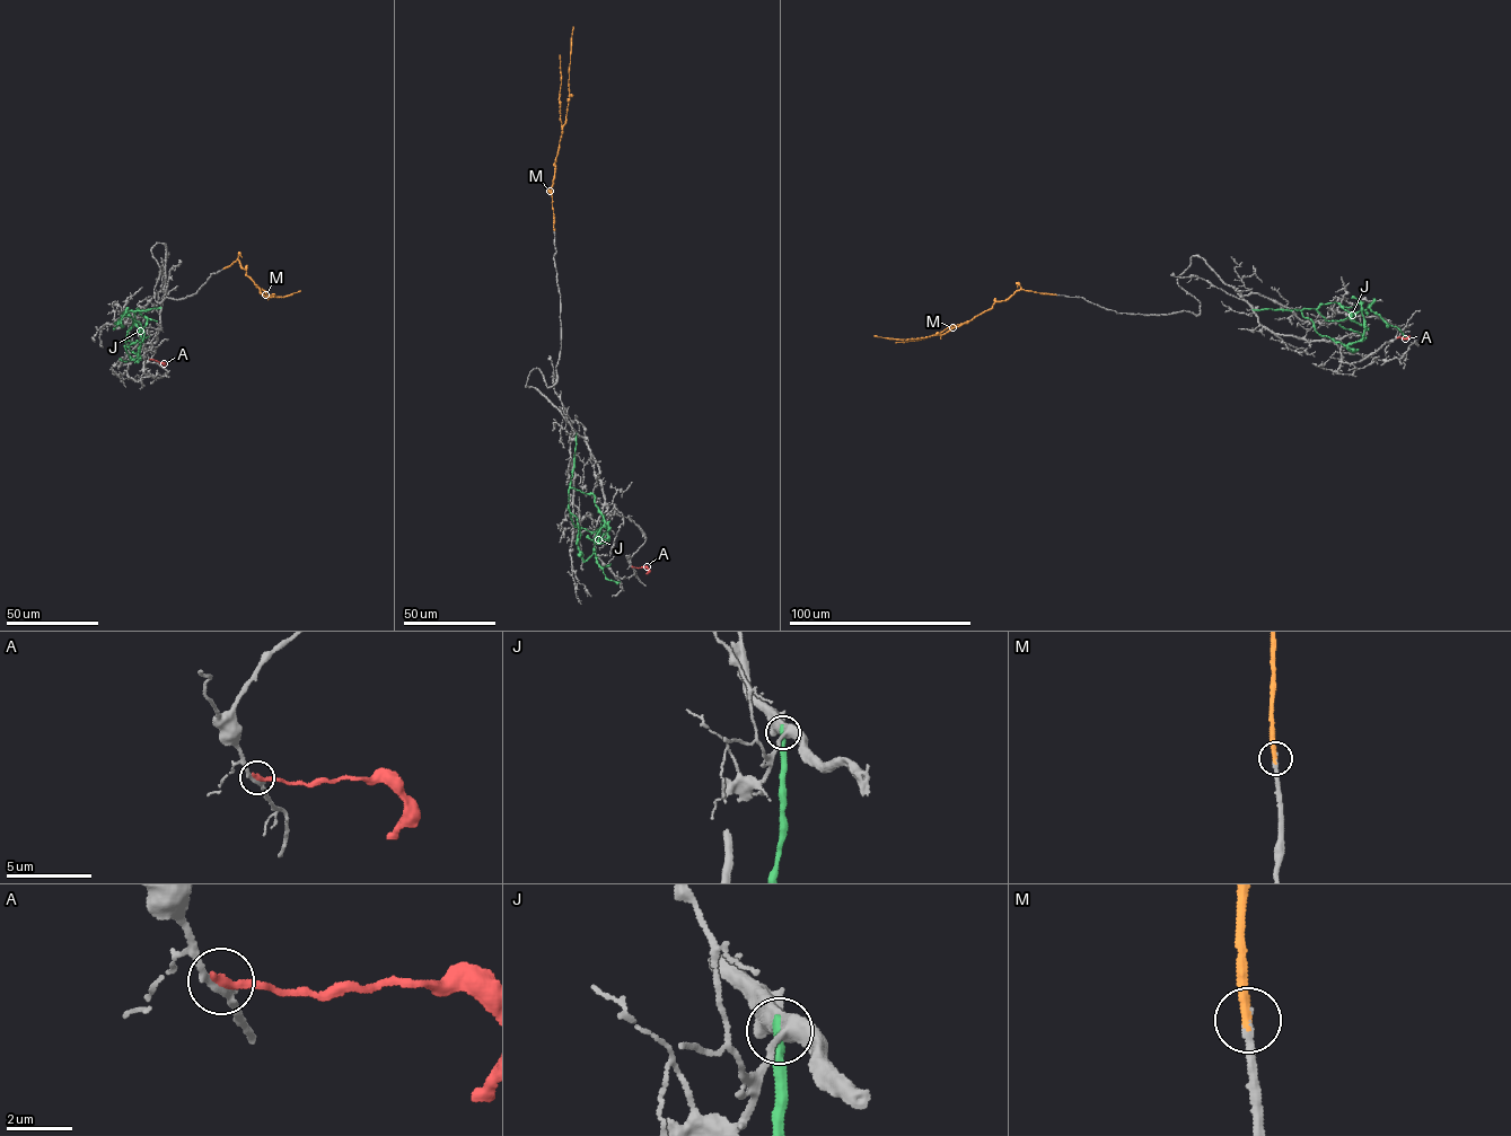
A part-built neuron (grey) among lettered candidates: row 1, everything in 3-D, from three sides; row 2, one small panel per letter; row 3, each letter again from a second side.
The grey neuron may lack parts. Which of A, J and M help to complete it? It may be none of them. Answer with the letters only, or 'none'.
M

